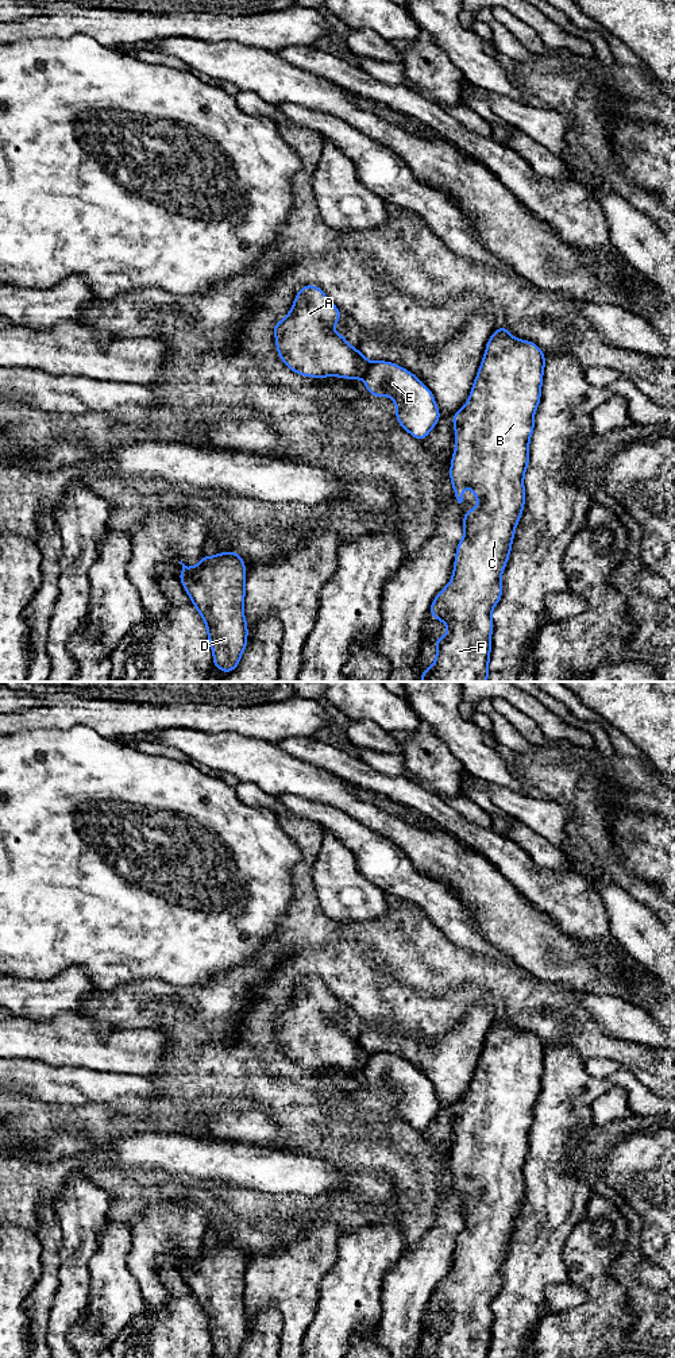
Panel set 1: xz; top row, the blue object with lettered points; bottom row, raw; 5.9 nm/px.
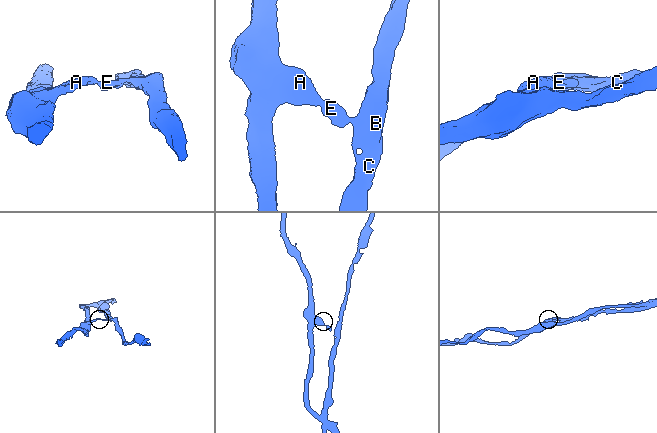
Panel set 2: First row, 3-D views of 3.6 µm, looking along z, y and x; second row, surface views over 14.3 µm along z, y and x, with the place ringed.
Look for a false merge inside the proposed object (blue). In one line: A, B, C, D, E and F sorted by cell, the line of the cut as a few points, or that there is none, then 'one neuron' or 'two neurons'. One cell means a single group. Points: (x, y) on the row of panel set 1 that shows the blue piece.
A D / B C E F; cut in xz along (370, 362), (369, 370), (363, 377); two neurons

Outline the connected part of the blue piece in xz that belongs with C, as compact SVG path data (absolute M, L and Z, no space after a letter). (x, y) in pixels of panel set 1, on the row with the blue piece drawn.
M504 324L490 336L487 344L485 356L482 359L482 363L479 366L478 374L475 377L474 385L471 387L471 393L468 397L468 401L464 404L464 406L456 412L451 420L455 425L455 443L456 448L451 458L451 470L450 470L450 478L452 482L454 493L459 504L463 502L463 489L466 486L472 487L472 494L478 498L479 504L477 508L466 512L463 514L463 522L464 522L464 536L460 540L460 543L456 545L456 556L454 563L454 574L450 580L450 583L435 597L429 614L435 617L436 620L441 620L446 626L448 628L448 633L440 639L435 639L433 643L437 648L435 663L424 670L420 674L420 678L423 682L487 682L487 674L489 674L489 659L490 659L490 649L491 649L491 630L493 630L493 620L491 620L491 612L494 606L500 602L502 595L502 586L501 586L501 575L504 572L504 568L506 567L509 553L512 549L513 536L516 526L520 521L520 517L522 514L522 509L525 505L525 490L524 490L524 474L528 468L529 463L529 439L535 429L535 421L533 414L540 404L540 396L541 396L541 383L543 383L543 371L545 366L545 355L541 352L540 347L532 342L520 340L517 337L513 337Z

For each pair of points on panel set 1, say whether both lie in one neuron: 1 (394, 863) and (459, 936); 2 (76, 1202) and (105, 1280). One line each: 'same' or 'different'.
1: same
2: different

